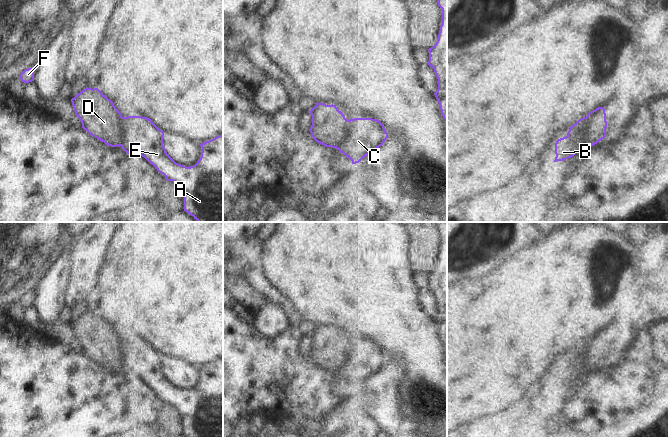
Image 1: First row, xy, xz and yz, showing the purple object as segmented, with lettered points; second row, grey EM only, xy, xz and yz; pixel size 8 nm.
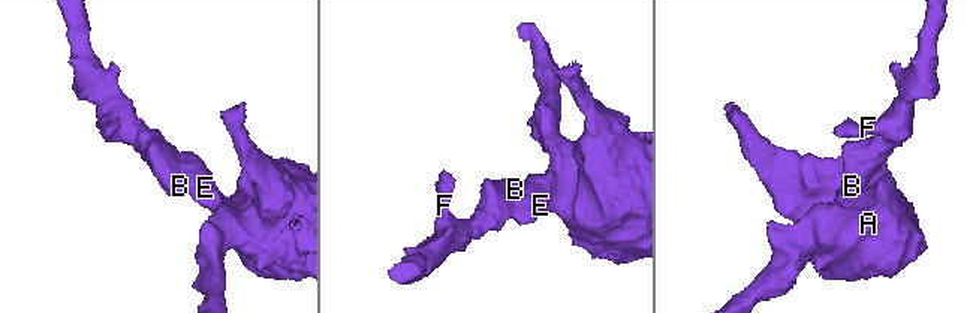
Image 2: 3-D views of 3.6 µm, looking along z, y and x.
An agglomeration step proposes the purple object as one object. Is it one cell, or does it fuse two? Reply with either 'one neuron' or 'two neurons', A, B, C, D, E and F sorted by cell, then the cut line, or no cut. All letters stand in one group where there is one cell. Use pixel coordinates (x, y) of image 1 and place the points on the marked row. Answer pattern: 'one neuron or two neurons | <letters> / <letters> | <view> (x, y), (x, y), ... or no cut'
two neurons | A C E / B D F | yz (575, 123), (584, 126), (583, 150)

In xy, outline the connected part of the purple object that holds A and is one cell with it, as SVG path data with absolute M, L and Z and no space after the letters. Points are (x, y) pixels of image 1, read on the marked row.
M122 117L123 151L144 157L167 181L177 183L184 195L184 211L198 222L223 222L223 134L201 143L201 157L190 167L176 163L167 154L163 136L164 132L147 117Z

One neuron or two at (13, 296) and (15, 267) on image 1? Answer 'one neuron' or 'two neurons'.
one neuron

